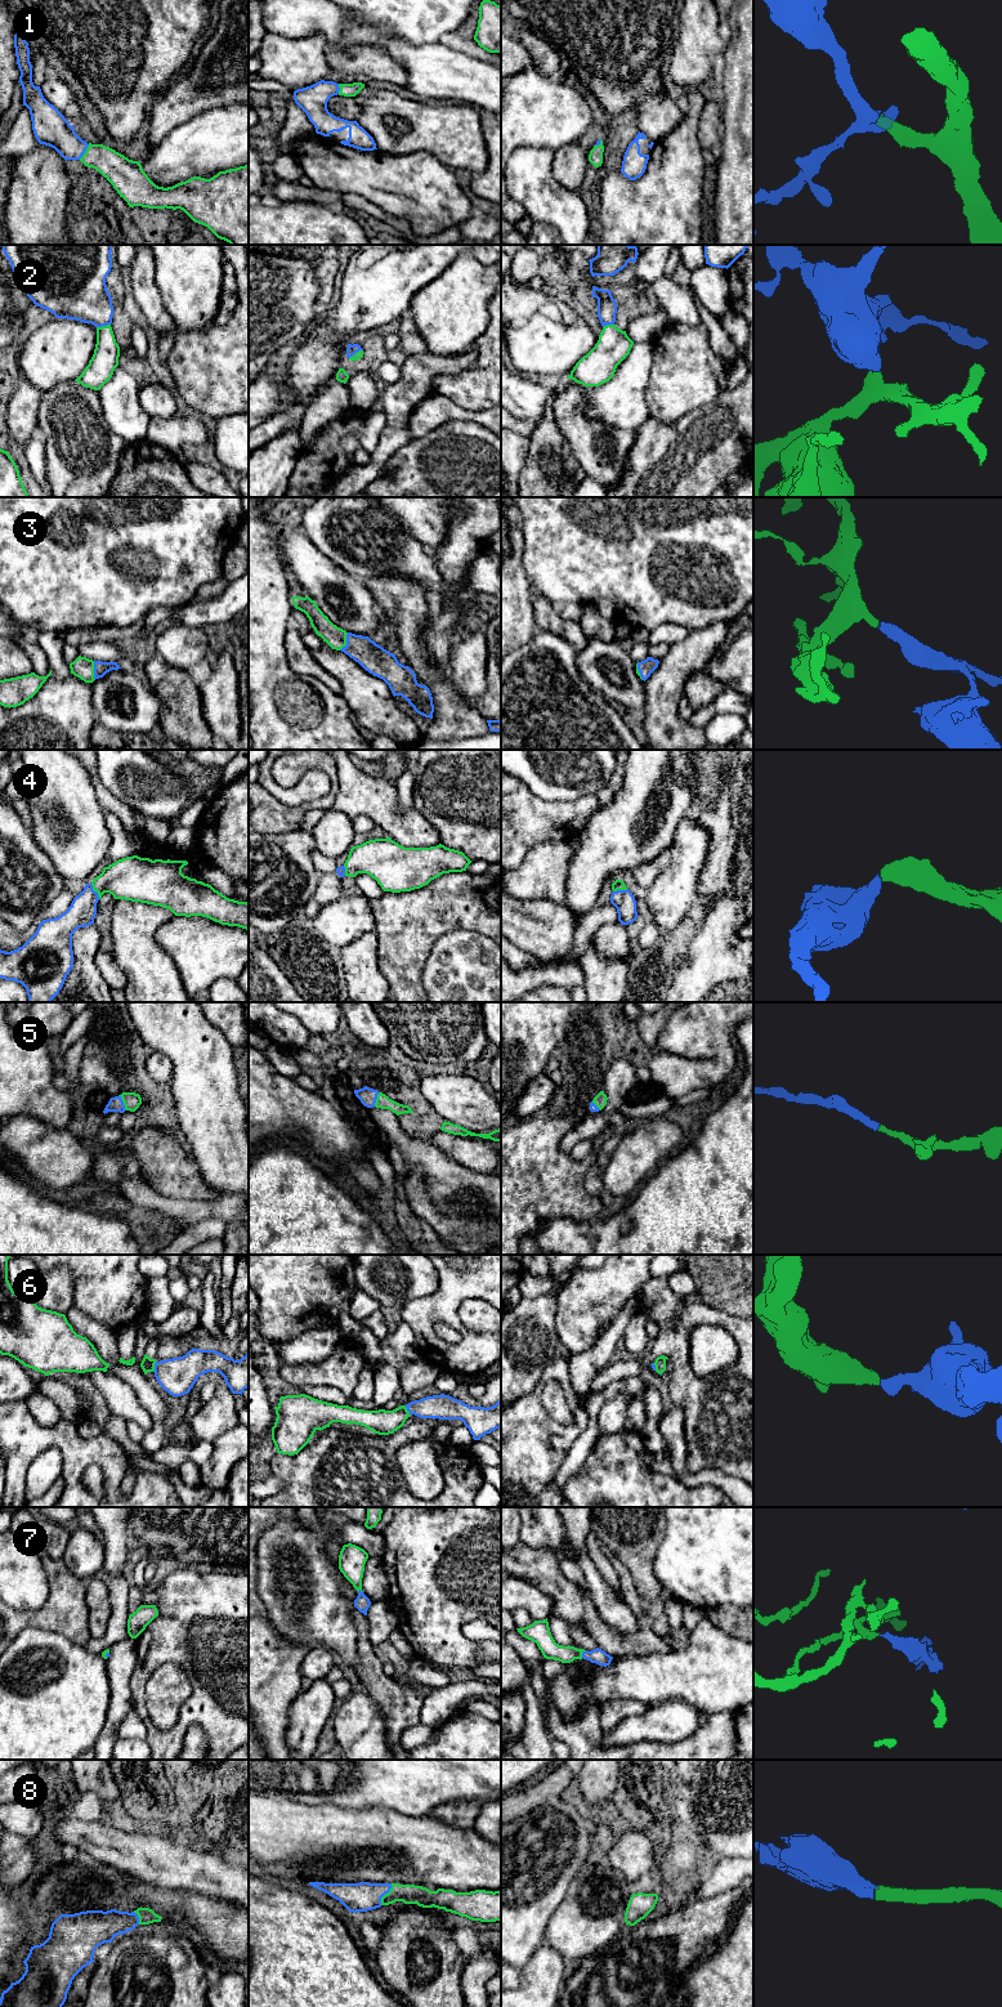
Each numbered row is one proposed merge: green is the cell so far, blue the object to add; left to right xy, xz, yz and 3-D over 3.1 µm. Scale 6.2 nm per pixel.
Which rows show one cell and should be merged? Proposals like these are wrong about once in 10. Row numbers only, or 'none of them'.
1, 2, 3, 4, 5, 6, 7, 8

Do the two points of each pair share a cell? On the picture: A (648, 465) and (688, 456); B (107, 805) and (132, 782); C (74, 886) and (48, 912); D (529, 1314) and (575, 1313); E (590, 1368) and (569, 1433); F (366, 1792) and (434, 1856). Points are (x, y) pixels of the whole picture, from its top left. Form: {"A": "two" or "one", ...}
{"A": "one", "B": "two", "C": "two", "D": "two", "E": "two", "F": "two"}

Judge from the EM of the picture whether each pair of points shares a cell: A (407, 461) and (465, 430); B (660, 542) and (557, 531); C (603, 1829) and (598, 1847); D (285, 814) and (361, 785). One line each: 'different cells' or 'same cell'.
A: same cell
B: same cell
C: same cell
D: different cells

